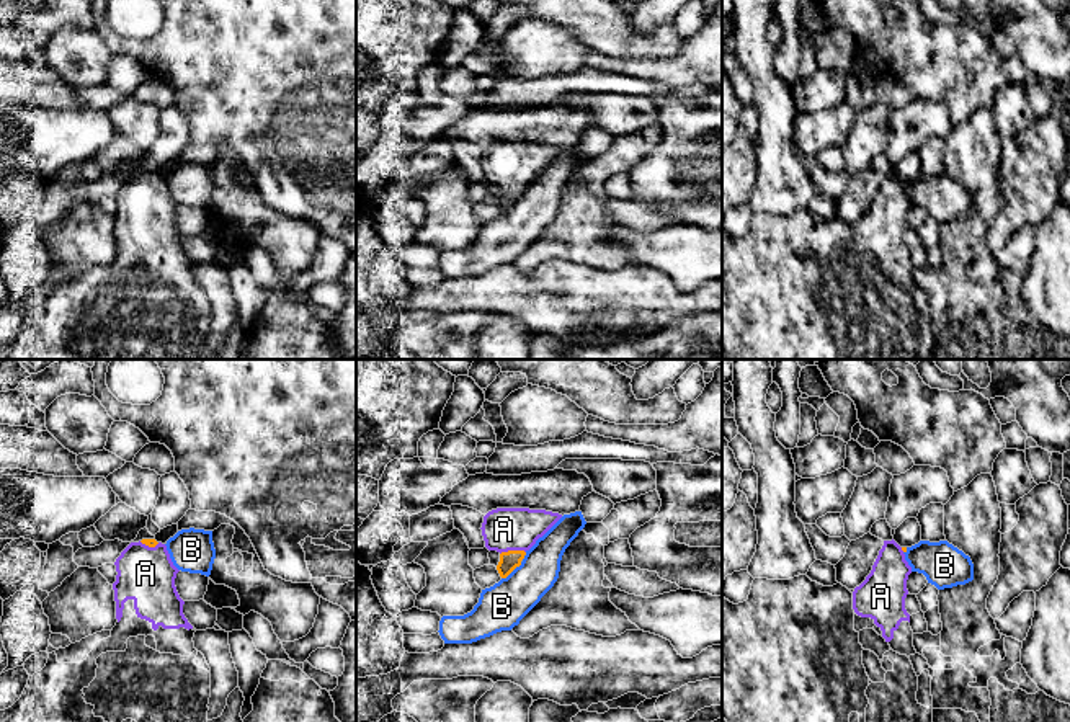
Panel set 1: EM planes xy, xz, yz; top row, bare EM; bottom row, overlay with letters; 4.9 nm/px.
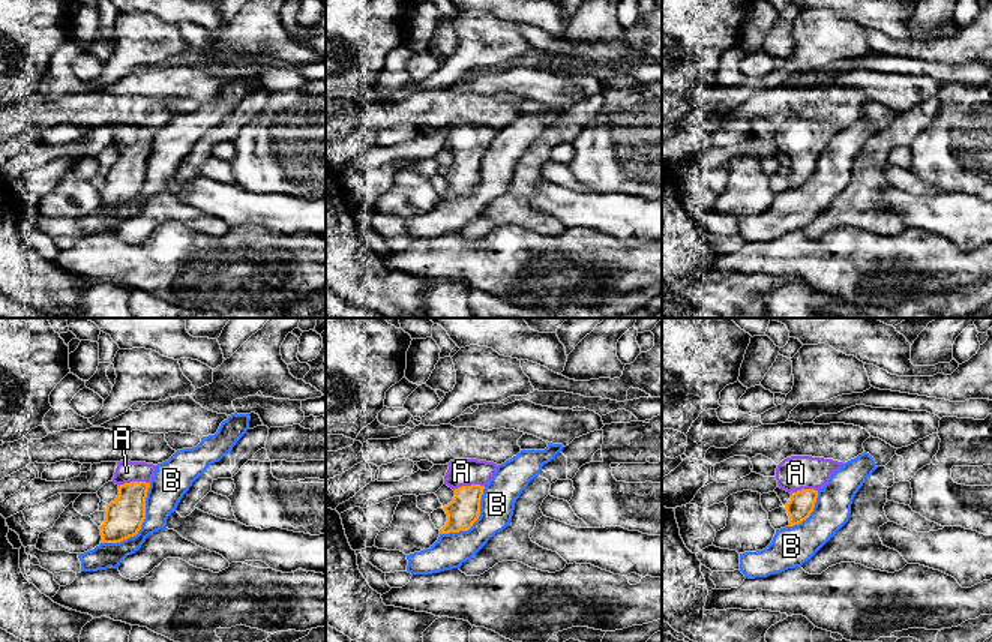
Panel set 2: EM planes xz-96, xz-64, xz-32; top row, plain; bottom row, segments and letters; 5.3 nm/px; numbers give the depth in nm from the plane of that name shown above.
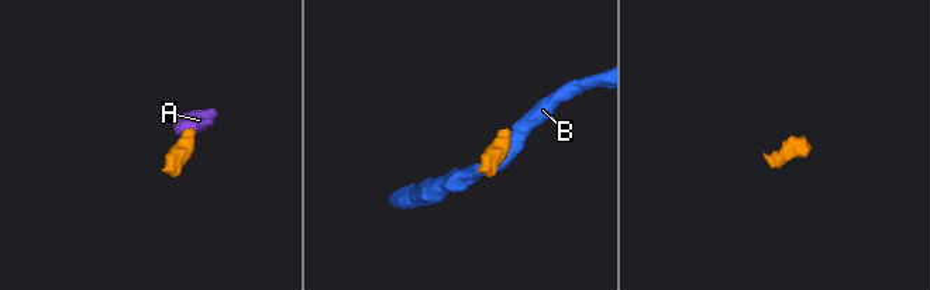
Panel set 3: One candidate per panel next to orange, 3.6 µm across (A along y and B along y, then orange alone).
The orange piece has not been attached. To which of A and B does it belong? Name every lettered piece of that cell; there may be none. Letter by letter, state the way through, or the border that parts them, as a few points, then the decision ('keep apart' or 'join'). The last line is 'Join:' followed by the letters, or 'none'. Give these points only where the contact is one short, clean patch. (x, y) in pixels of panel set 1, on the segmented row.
A: across xz (508, 561), (512, 551), (512, 538), (503, 530) | join
B: keep apart
Join: A

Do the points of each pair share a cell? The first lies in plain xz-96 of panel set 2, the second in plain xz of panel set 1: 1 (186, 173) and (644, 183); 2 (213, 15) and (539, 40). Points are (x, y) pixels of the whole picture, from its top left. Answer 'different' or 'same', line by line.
1: different
2: different

